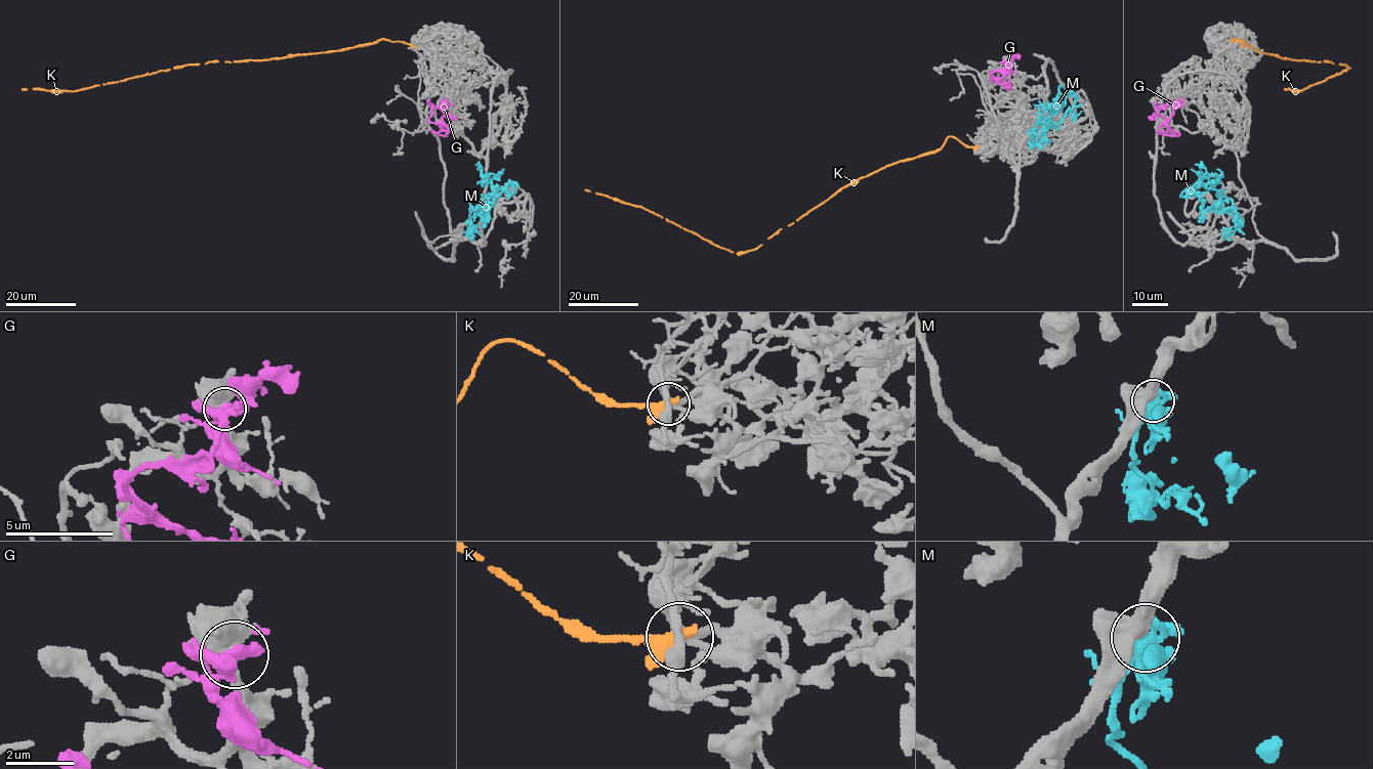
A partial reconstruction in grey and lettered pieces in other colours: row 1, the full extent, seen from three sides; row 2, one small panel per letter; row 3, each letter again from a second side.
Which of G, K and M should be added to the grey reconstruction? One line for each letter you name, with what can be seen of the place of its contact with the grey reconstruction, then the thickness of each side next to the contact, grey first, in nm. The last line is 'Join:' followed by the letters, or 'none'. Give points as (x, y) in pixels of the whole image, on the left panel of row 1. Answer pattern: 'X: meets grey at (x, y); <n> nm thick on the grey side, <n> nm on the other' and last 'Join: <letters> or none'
M: meets grey at (470, 239); 460 nm thick on the grey side, 170 nm on the other
Join: M

